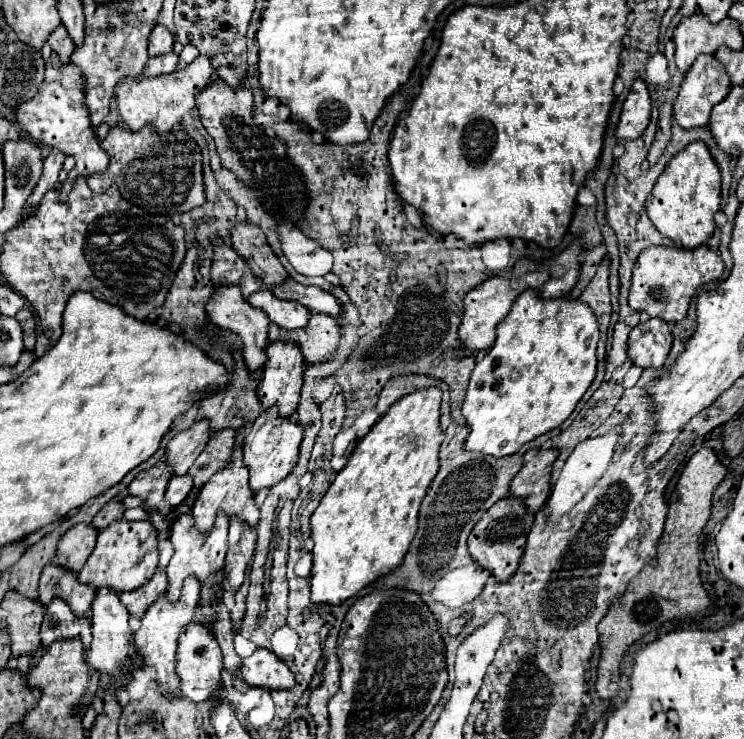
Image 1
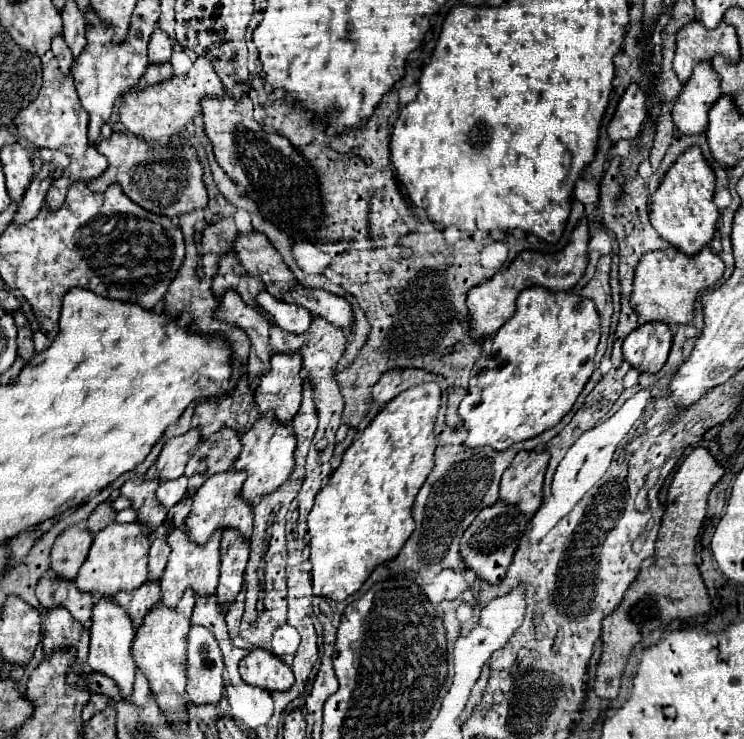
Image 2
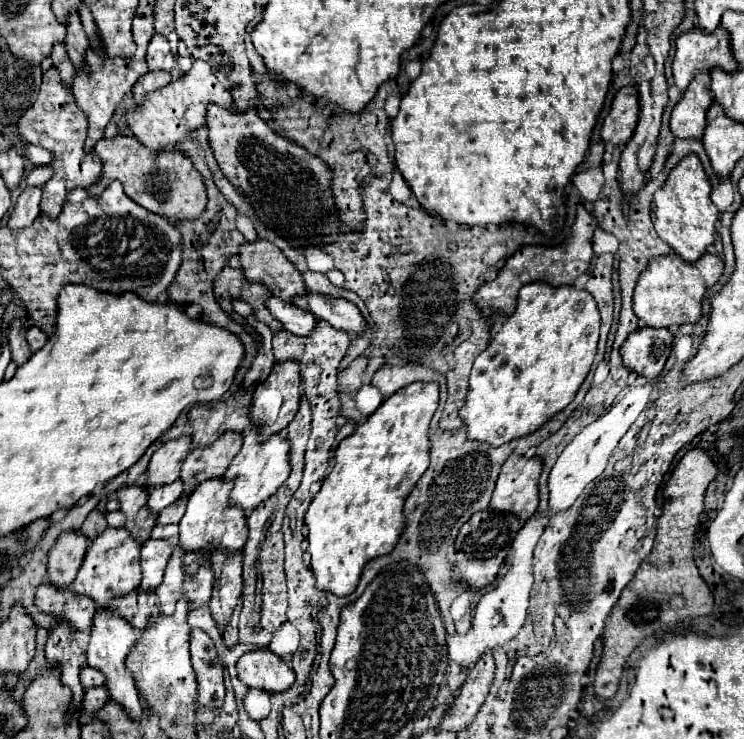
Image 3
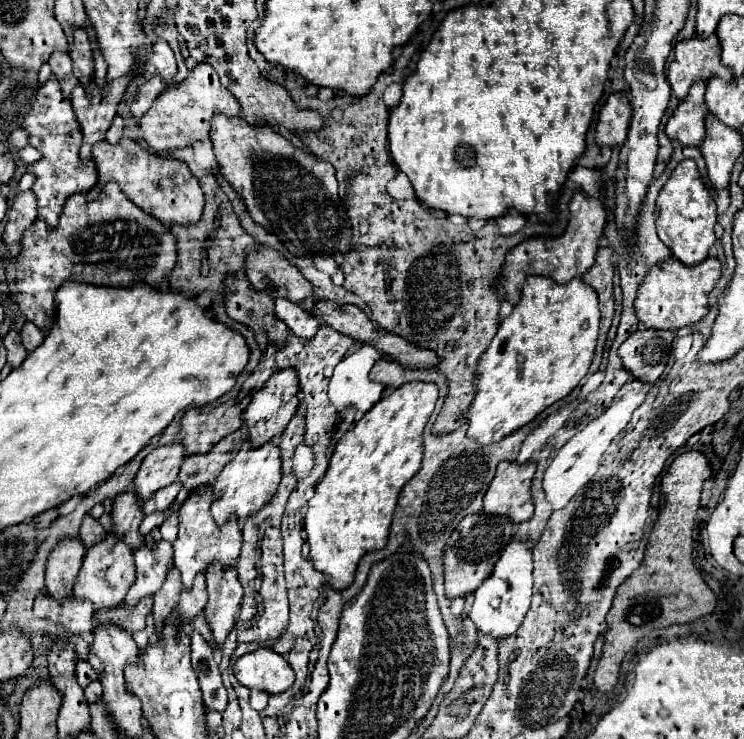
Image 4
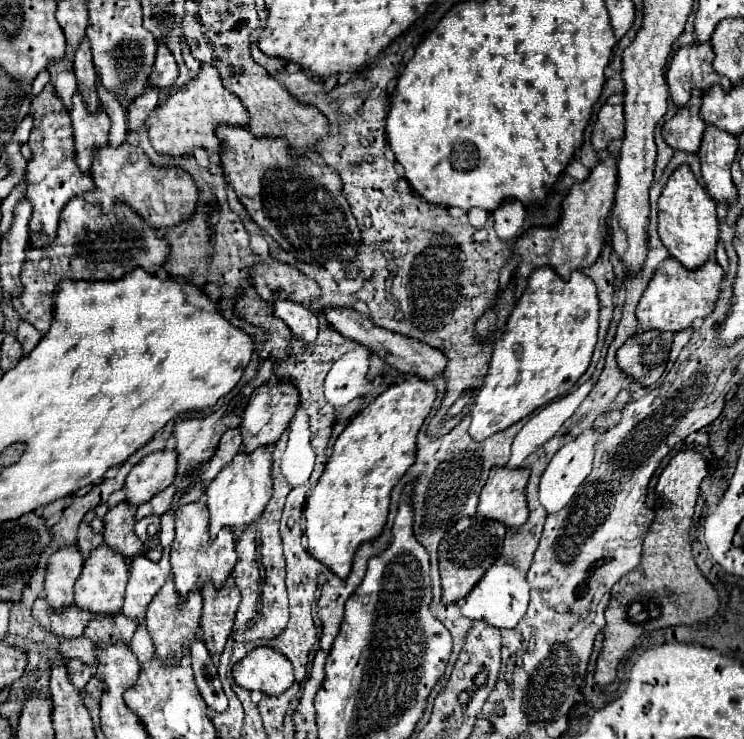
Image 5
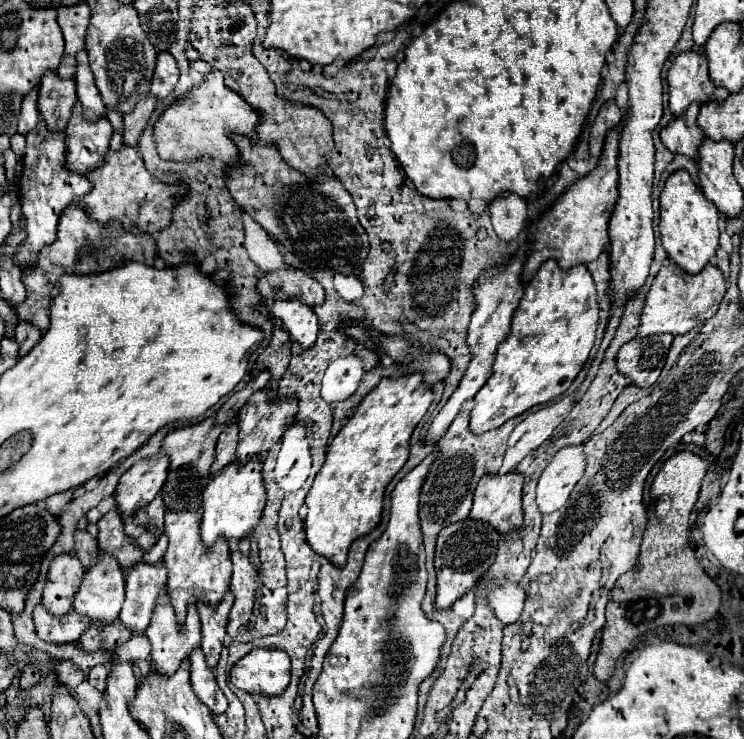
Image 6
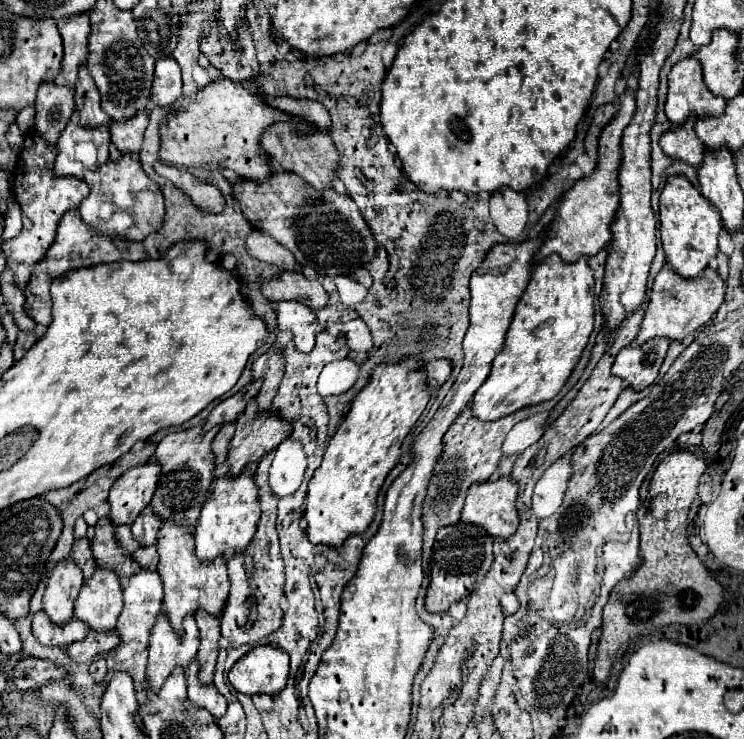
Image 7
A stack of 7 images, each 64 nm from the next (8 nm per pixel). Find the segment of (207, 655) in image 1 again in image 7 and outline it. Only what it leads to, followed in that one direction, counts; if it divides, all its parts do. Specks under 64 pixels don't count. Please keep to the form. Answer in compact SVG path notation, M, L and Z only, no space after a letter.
M196 660L186 668L186 678L188 678L188 698L194 706L208 710L216 720L224 716L226 712L226 698L214 688L214 684L202 686L198 682L198 666Z

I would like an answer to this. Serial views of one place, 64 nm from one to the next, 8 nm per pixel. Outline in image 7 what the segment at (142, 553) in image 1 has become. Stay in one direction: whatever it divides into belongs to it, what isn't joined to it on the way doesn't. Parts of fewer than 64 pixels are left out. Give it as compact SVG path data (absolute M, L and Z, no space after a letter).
M98 568L94 576L82 586L74 604L74 616L88 624L88 628L94 632L114 632L120 612L120 580L112 570Z

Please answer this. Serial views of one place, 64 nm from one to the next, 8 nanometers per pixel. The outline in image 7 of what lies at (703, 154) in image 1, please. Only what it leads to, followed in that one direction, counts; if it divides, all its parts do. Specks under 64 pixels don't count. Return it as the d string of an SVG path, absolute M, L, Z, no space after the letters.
M670 176L660 194L660 238L666 262L682 278L698 276L718 254L718 234L722 230L716 208L684 176Z

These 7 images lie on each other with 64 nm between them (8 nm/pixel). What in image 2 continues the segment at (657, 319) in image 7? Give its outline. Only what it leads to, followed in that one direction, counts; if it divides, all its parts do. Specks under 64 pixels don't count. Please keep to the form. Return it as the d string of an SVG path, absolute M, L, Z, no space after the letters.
M708 248L700 250L696 256L686 256L678 250L648 252L636 268L630 304L634 312L644 318L644 322L688 324L694 320L694 304L698 292L702 292L706 284L716 284L722 278L722 272L724 262Z

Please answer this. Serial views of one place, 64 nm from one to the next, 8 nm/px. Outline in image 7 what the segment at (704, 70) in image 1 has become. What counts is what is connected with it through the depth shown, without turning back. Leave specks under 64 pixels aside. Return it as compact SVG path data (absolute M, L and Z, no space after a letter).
M690 116L686 124L662 134L660 148L672 160L680 160L694 168L700 168L700 164L704 162L704 146L694 134L694 124L696 124L696 118Z

